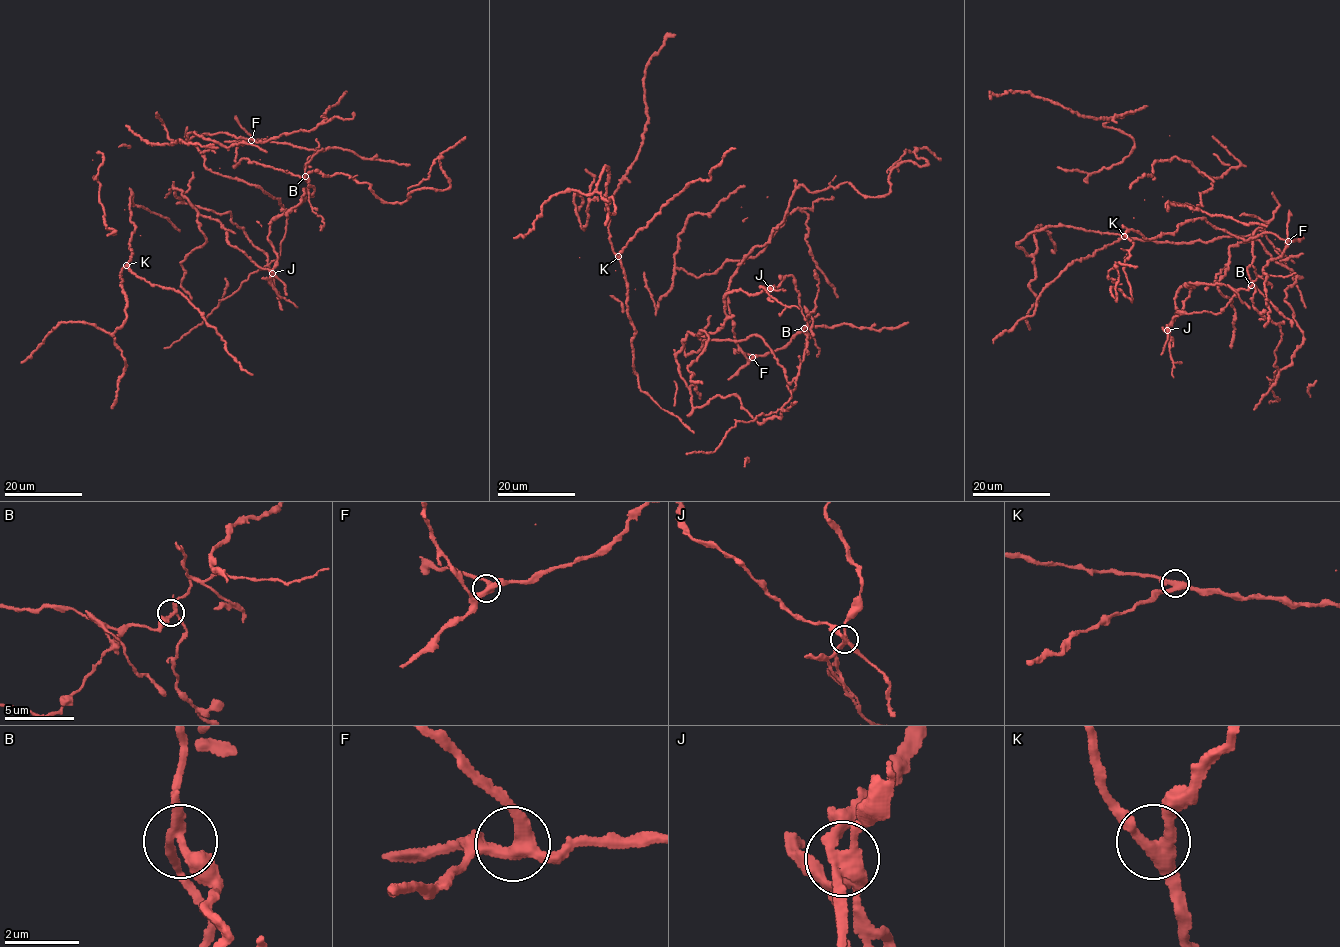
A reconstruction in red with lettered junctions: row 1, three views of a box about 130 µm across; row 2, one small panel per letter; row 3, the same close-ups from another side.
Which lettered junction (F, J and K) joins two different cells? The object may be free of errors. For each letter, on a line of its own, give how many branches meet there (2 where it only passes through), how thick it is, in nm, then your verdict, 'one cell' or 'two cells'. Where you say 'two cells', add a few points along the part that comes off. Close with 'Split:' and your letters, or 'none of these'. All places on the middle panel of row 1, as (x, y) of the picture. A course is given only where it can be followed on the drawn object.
F: 3 branches meet; 360 nm thick; one cell
J: 4 branches meet; 340 nm thick; two cells; foreign part runs (770, 288), (792, 275), (807, 318), (791, 398), (736, 423), (712, 452), (686, 454)
K: 3 branches meet; 320 nm thick; one cell
Split: J

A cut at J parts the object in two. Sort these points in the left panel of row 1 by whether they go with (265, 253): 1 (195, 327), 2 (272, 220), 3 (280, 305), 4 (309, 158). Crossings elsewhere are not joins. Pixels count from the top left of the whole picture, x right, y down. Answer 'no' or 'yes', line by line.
1: no
2: no
3: yes
4: no

